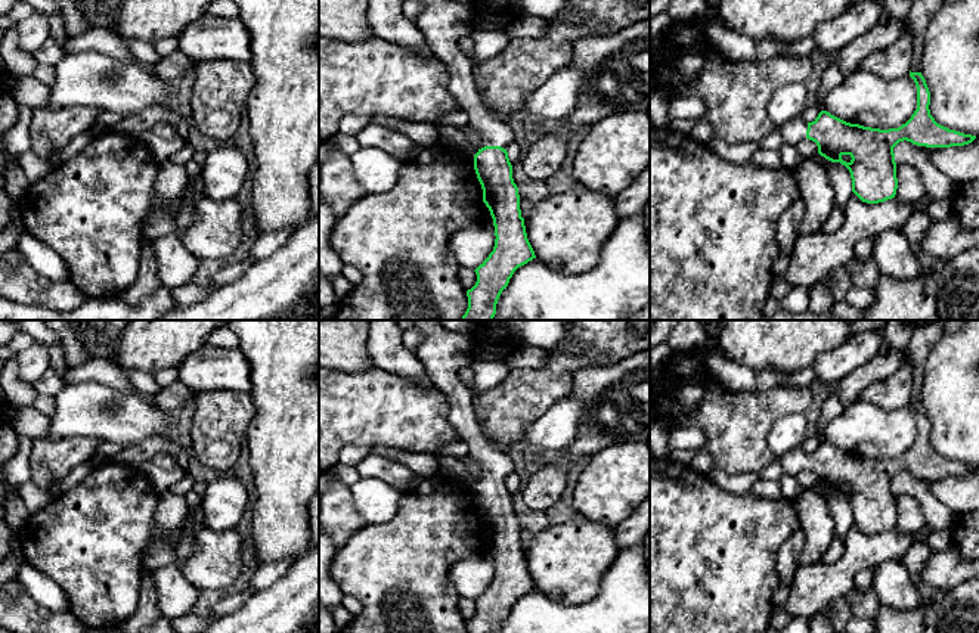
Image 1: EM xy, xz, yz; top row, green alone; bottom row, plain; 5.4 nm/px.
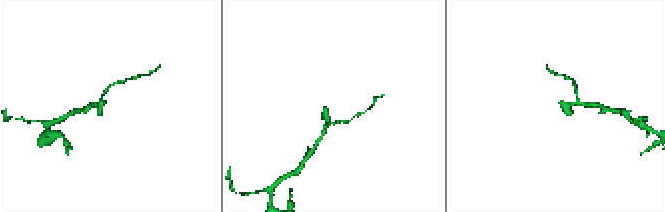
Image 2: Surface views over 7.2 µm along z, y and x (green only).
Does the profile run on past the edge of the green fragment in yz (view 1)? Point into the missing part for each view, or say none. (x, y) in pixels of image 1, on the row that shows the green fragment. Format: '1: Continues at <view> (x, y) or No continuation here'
1: Continues at yz (793, 132)

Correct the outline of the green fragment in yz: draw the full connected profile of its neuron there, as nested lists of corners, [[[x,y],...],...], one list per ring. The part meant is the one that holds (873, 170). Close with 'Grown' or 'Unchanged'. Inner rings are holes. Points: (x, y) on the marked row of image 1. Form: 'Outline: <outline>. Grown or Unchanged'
Outline: [[[911,72],[917,87],[917,109],[898,128],[880,130],[846,122],[821,111],[812,122],[800,115],[775,127],[784,143],[796,146],[805,139],[817,143],[818,153],[845,165],[852,179],[852,192],[867,204],[895,198],[898,189],[893,148],[911,142],[926,148],[951,148],[972,143],[976,136],[949,130],[930,115],[930,91],[921,72]]]. Grown

